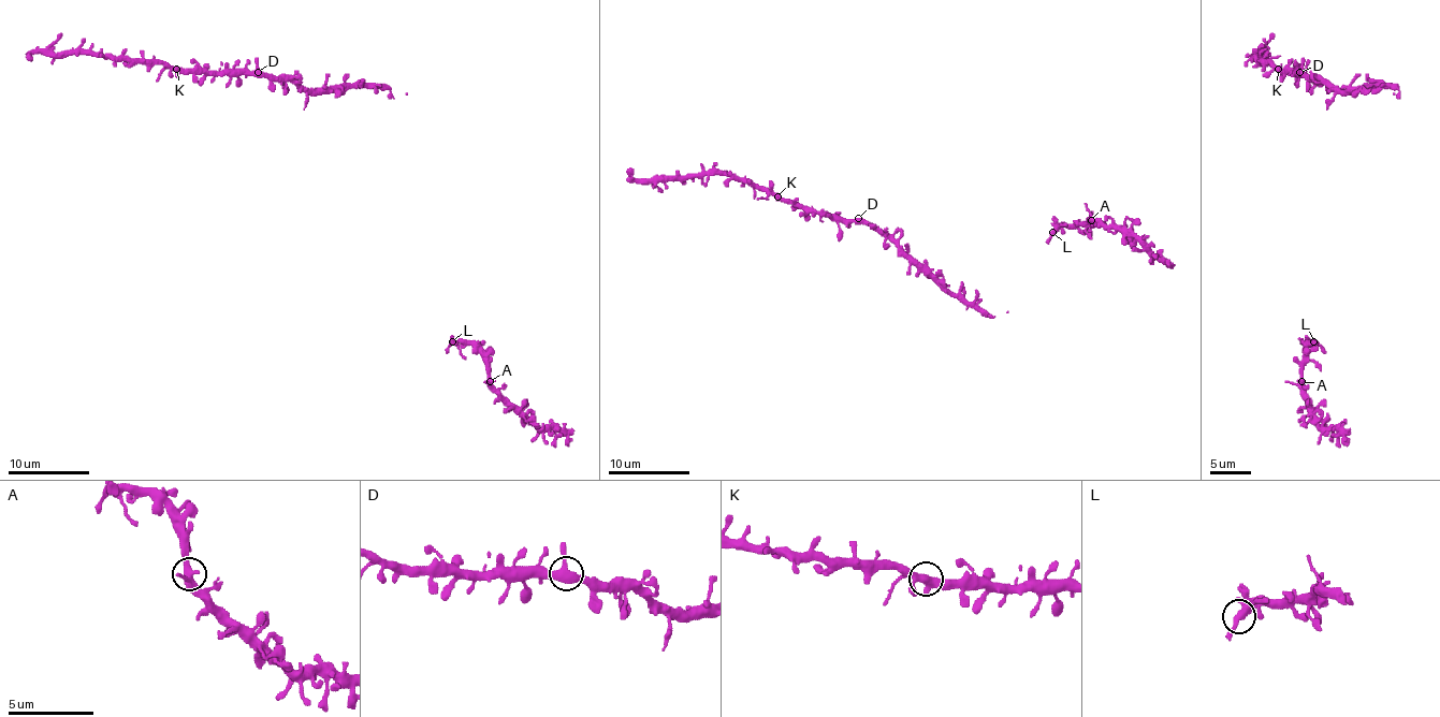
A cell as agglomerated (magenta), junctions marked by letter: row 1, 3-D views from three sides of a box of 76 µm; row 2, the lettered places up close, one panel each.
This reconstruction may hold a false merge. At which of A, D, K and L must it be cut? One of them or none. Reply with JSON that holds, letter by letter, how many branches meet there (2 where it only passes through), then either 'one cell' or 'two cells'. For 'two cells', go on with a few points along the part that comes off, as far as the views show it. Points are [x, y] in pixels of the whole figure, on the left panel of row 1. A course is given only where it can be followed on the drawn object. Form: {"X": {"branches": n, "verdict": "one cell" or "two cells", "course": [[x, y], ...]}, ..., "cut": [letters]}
{"A": {"branches": 3, "verdict": "one cell"}, "D": {"branches": 3, "verdict": "one cell"}, "K": {"branches": 3, "verdict": "one cell"}, "L": {"branches": 4, "verdict": "one cell"}, "cut": []}

